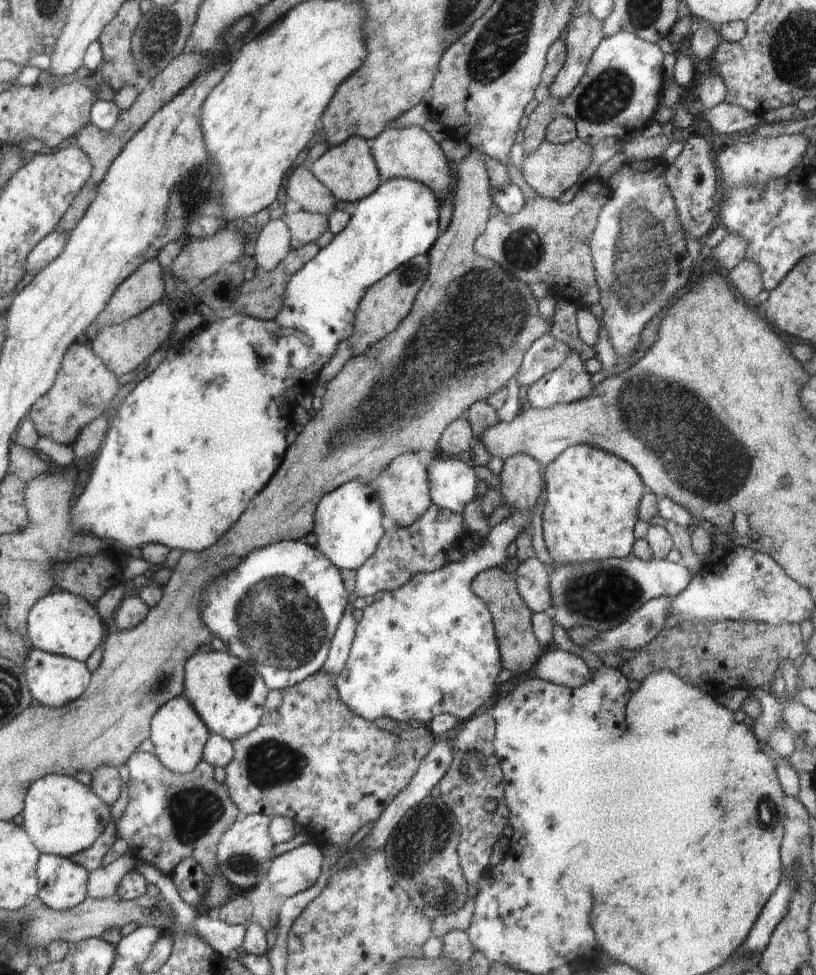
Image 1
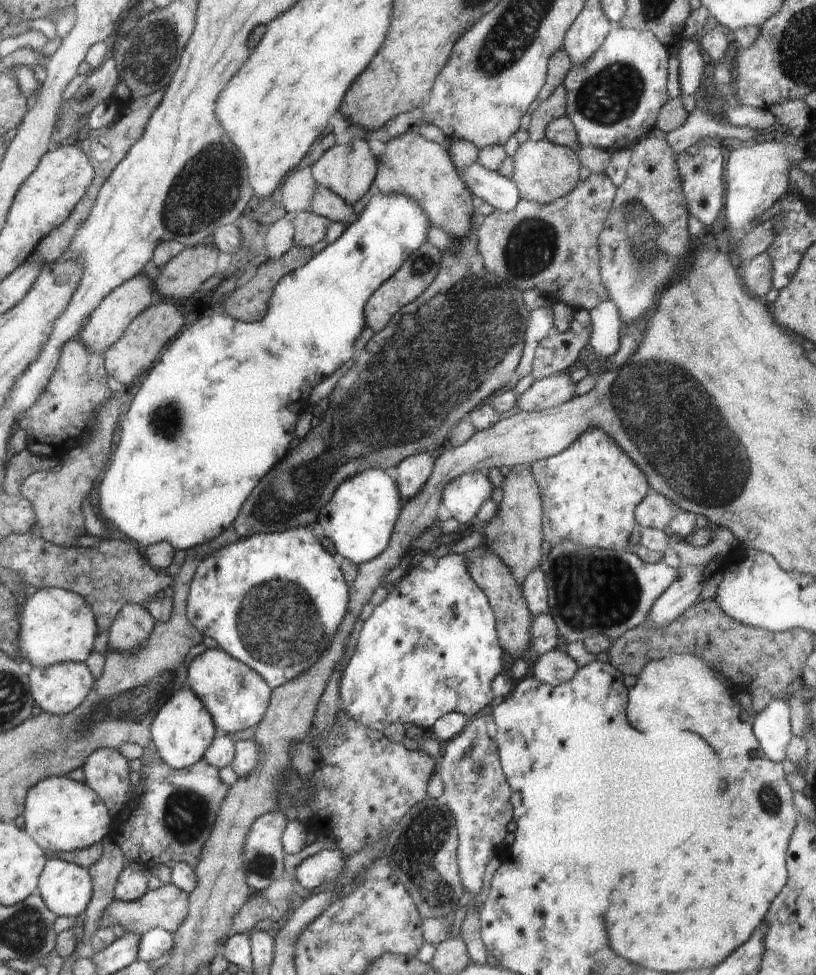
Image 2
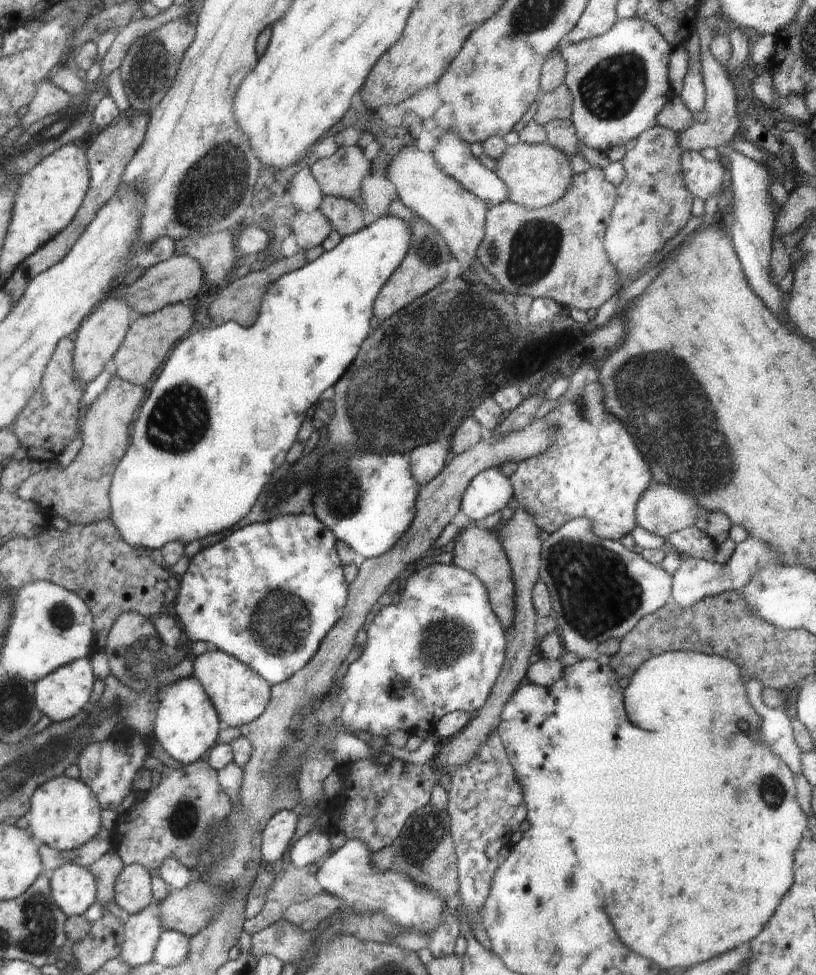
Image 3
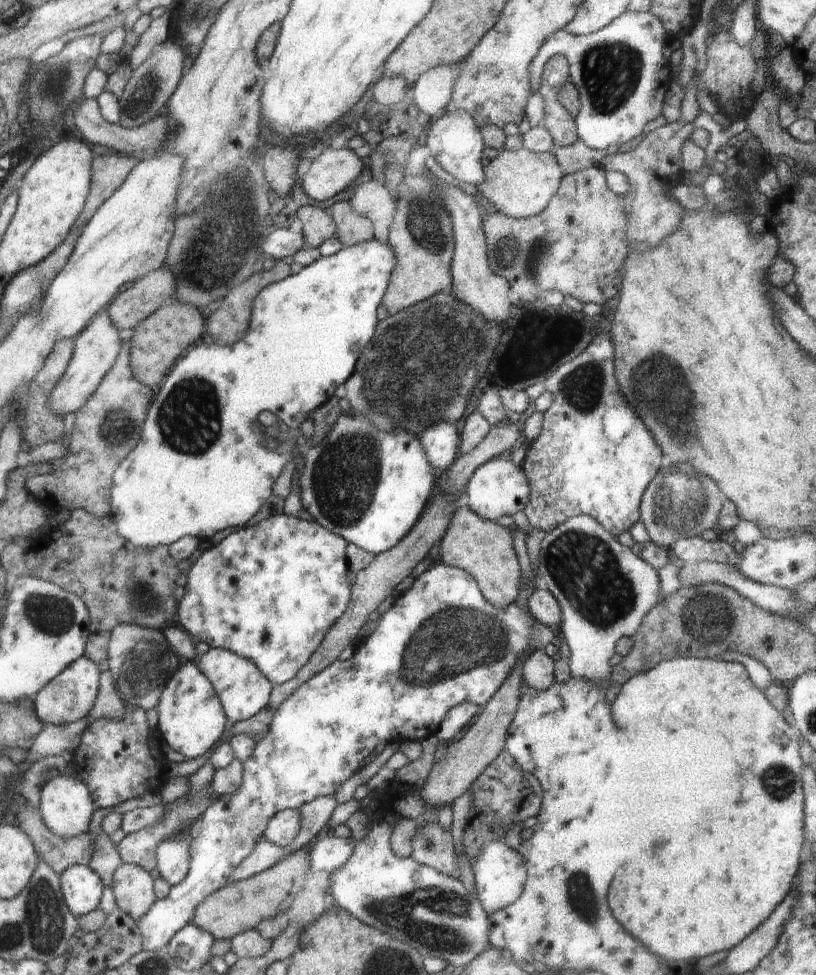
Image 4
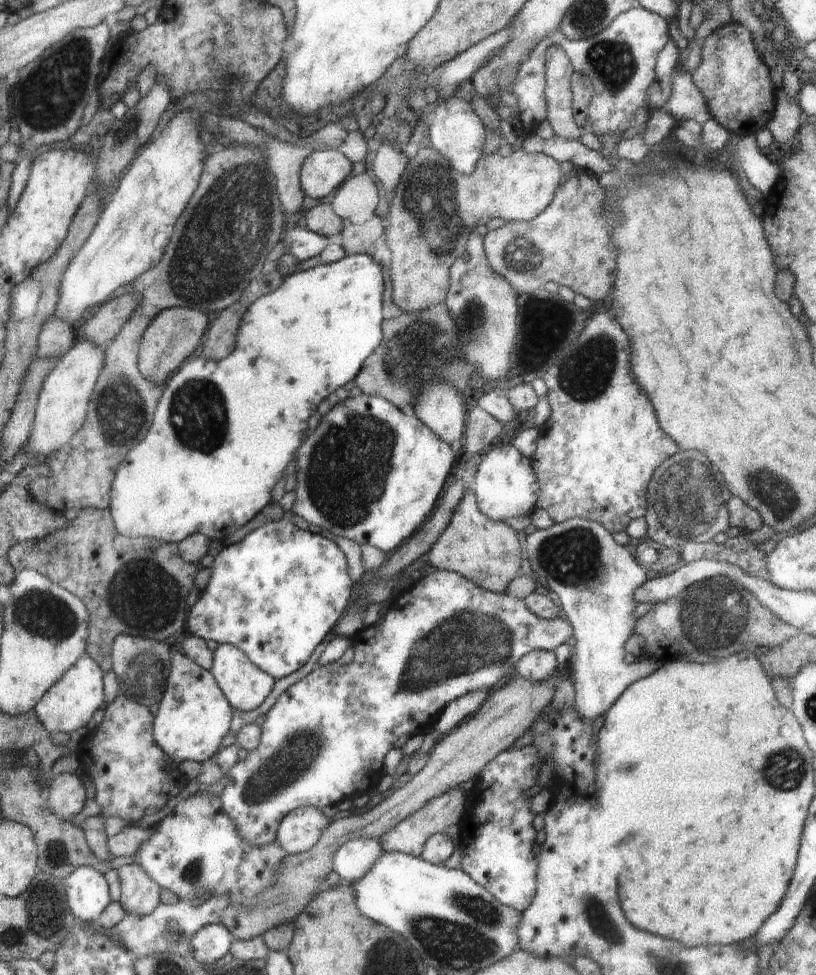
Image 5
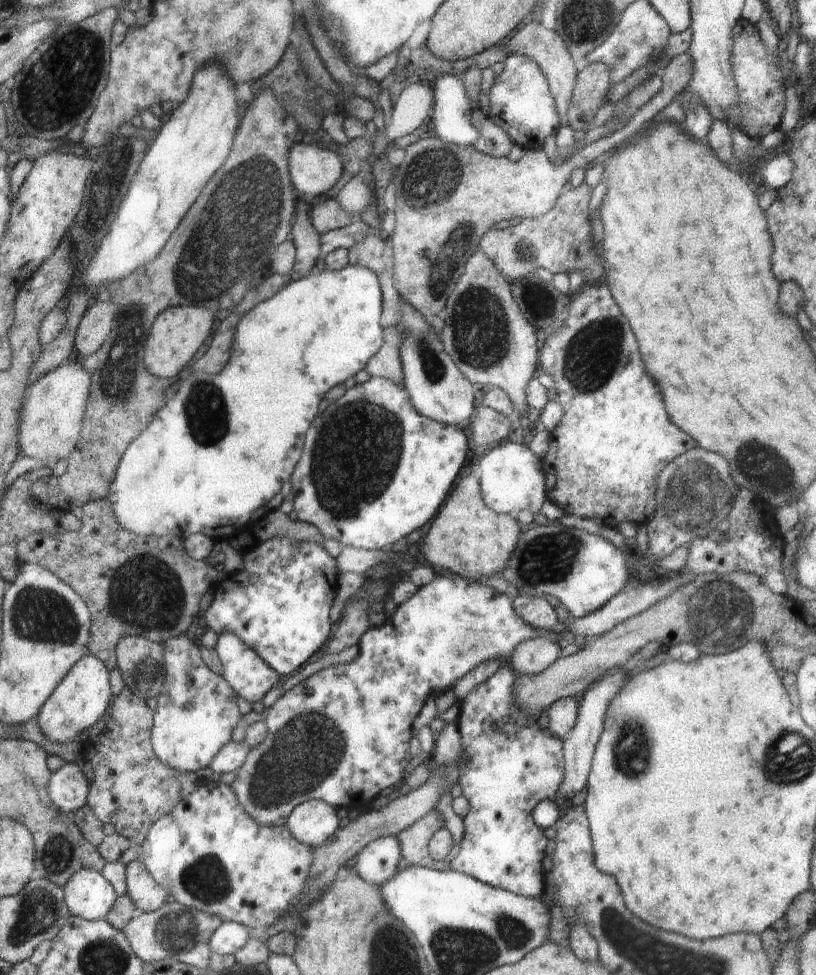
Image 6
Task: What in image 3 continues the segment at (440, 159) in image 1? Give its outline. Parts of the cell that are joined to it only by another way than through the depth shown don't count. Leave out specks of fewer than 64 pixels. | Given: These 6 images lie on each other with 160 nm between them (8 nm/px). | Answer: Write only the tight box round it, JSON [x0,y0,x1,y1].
[388,146,487,278]

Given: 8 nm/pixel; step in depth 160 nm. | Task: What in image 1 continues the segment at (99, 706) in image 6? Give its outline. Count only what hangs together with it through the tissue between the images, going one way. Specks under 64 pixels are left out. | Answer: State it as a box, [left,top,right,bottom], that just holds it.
[24,648,90,706]

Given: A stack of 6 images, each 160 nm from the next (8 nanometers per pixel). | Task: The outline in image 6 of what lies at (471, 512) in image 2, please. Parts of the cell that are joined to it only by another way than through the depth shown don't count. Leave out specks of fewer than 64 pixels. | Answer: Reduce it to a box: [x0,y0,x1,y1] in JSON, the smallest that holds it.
[476,441,547,517]

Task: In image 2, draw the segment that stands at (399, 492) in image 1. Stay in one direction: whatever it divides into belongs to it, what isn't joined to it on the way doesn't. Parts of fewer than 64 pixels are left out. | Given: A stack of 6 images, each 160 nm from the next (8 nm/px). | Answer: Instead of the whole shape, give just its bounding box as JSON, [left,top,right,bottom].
[392,453,435,501]

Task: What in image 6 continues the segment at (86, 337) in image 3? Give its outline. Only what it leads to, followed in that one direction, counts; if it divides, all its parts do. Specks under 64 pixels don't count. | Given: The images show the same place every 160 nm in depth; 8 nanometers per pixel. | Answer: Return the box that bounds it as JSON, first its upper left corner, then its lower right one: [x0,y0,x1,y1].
[20,356,91,460]

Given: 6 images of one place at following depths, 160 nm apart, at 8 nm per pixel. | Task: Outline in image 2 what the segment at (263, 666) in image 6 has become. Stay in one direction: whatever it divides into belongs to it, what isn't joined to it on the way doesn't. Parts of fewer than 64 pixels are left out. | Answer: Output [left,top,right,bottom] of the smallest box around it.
[187,649,270,735]

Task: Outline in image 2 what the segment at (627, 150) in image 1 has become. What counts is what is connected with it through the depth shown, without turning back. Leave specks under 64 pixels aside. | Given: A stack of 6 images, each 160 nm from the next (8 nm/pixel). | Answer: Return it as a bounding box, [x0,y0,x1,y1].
[666,96,757,154]

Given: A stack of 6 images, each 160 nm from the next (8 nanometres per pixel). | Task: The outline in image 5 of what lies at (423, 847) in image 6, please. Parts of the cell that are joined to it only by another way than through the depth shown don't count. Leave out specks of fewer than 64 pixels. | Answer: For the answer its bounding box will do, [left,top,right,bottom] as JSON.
[378,787,469,857]

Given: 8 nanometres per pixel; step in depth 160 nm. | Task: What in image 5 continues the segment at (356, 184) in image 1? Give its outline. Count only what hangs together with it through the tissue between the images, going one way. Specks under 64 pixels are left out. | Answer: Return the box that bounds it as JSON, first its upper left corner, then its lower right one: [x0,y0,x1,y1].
[299,149,352,200]

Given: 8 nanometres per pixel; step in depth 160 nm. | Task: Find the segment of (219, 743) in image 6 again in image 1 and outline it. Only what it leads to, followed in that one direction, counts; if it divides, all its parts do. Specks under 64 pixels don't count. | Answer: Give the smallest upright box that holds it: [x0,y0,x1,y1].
[151,696,209,774]

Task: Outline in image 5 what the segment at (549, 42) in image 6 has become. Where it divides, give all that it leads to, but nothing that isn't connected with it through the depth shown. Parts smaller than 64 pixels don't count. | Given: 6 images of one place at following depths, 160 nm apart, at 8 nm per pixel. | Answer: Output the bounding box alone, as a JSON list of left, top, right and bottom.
[545,45,585,139]

